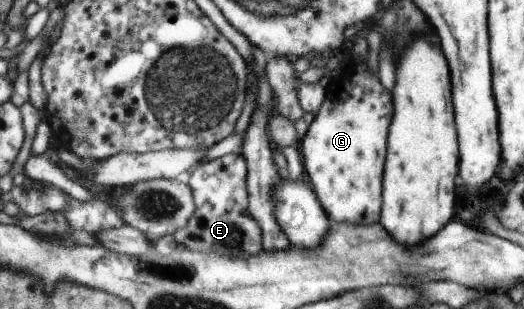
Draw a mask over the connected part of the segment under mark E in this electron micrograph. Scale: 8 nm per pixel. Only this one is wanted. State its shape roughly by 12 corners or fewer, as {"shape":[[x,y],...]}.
{"shape":[[244,157],[196,166],[194,215],[172,233],[191,251],[249,257],[262,231],[247,213]]}

